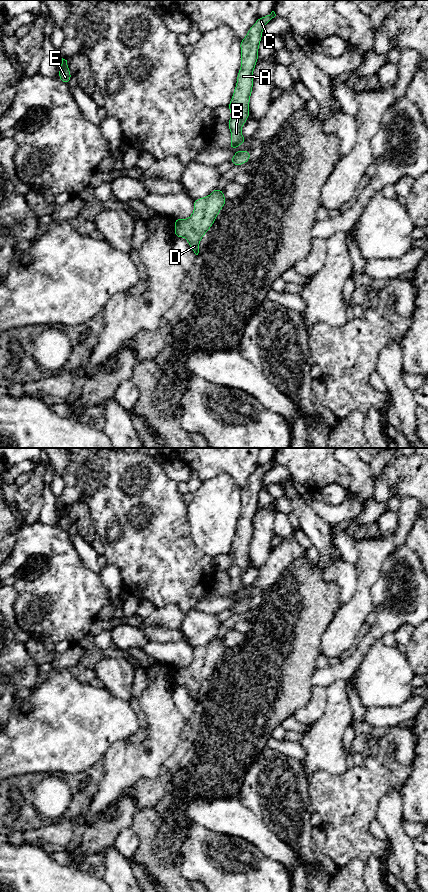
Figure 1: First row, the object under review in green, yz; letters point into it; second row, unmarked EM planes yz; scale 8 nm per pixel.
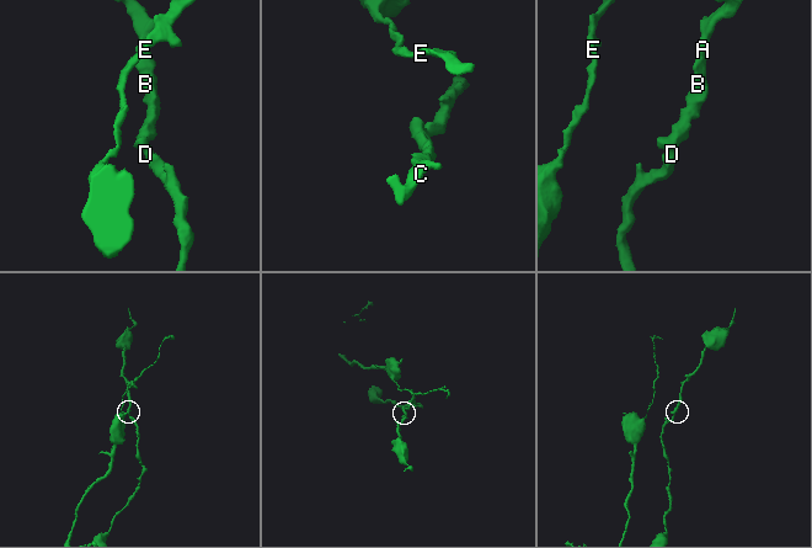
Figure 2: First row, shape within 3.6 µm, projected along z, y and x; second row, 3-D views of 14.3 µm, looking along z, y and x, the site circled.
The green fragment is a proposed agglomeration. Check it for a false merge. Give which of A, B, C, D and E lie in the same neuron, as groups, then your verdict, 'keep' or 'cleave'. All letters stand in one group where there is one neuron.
A B C D E; keep

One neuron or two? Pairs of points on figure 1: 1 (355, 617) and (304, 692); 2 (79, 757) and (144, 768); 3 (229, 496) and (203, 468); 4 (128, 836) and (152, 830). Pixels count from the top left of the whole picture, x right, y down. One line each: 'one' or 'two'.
1: two
2: two
3: two
4: two

